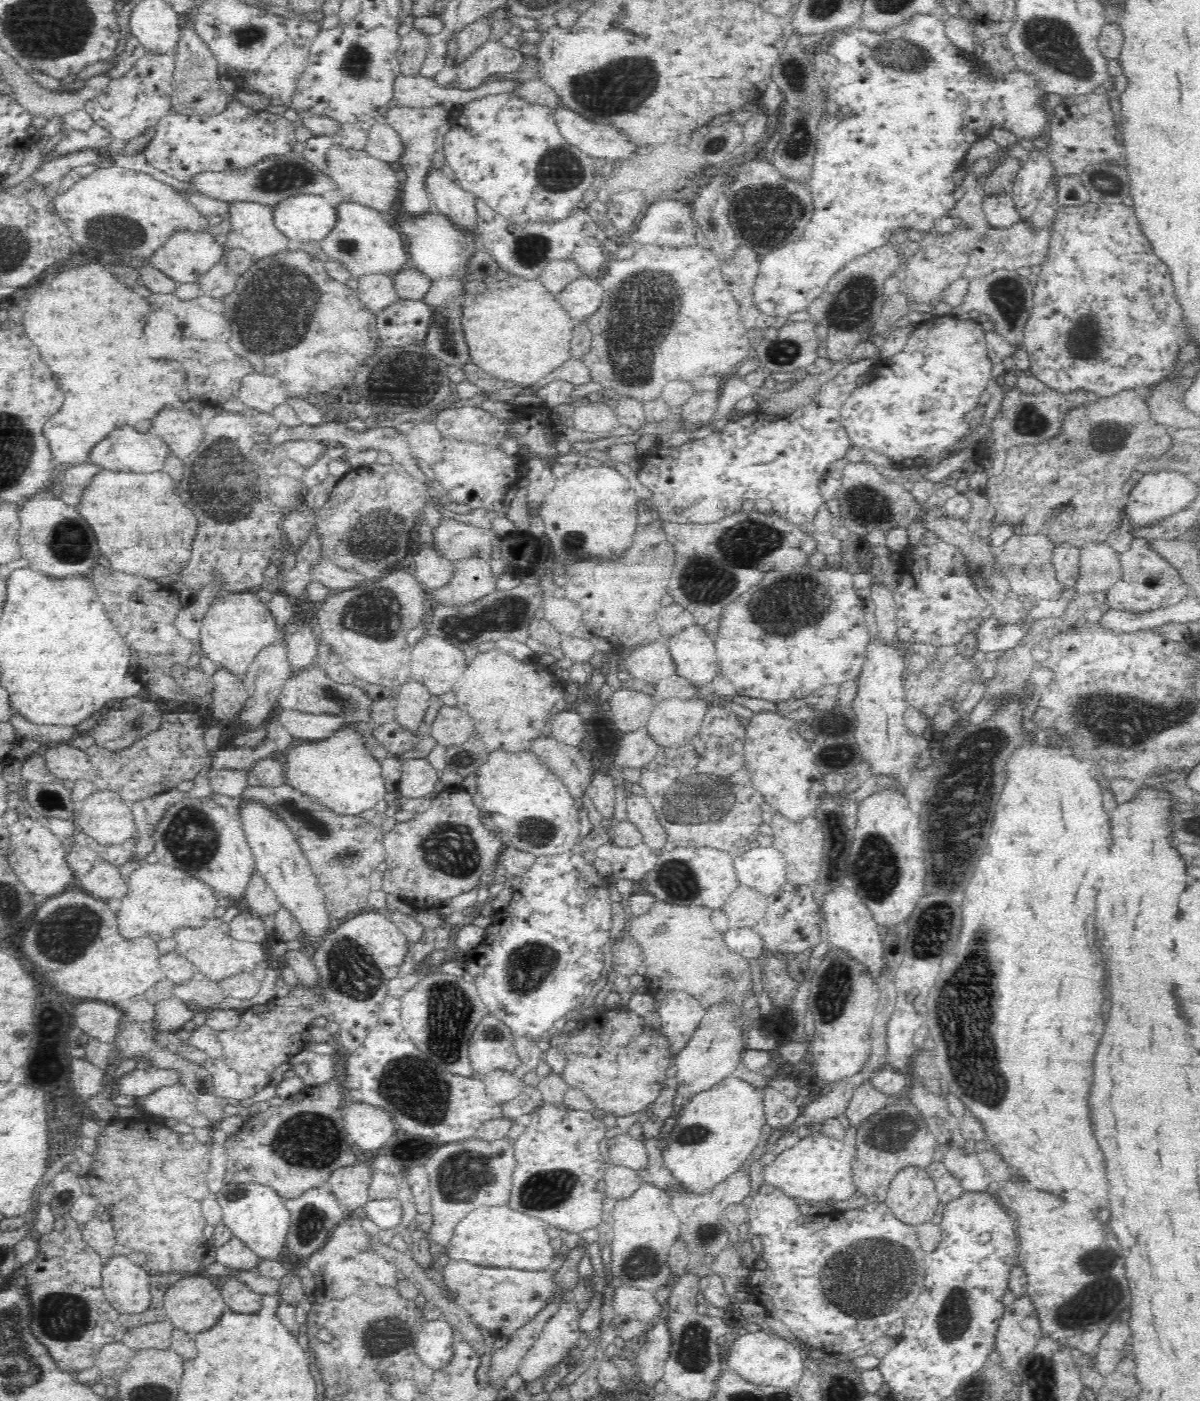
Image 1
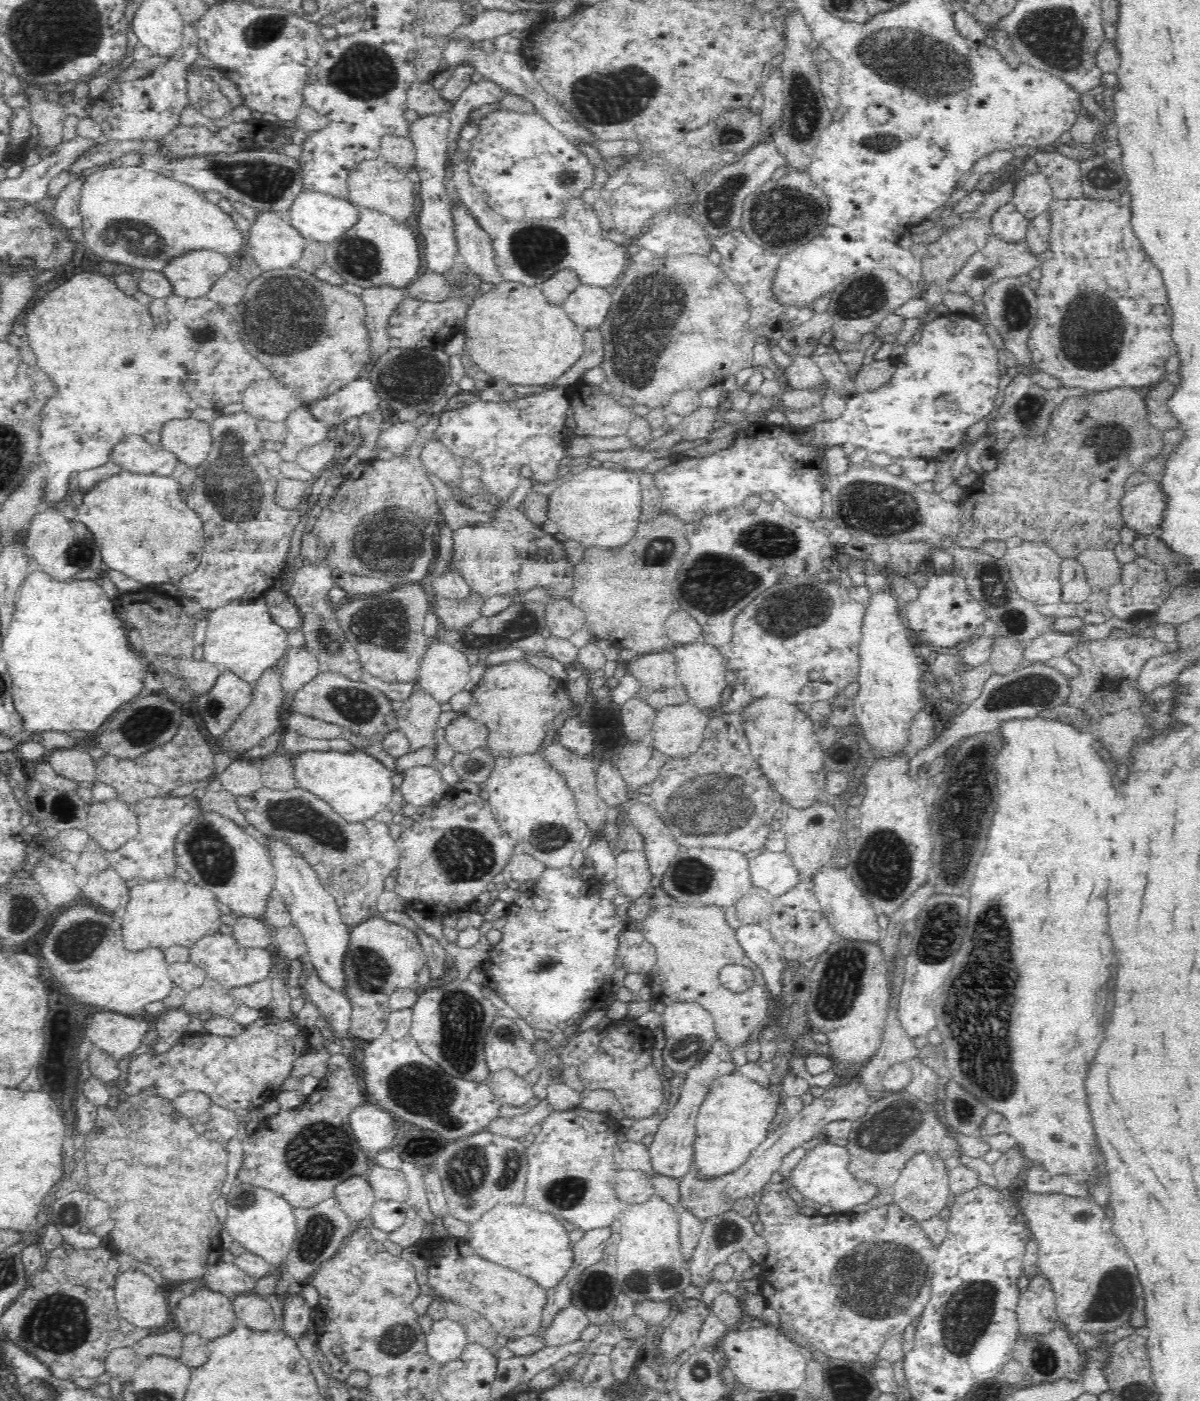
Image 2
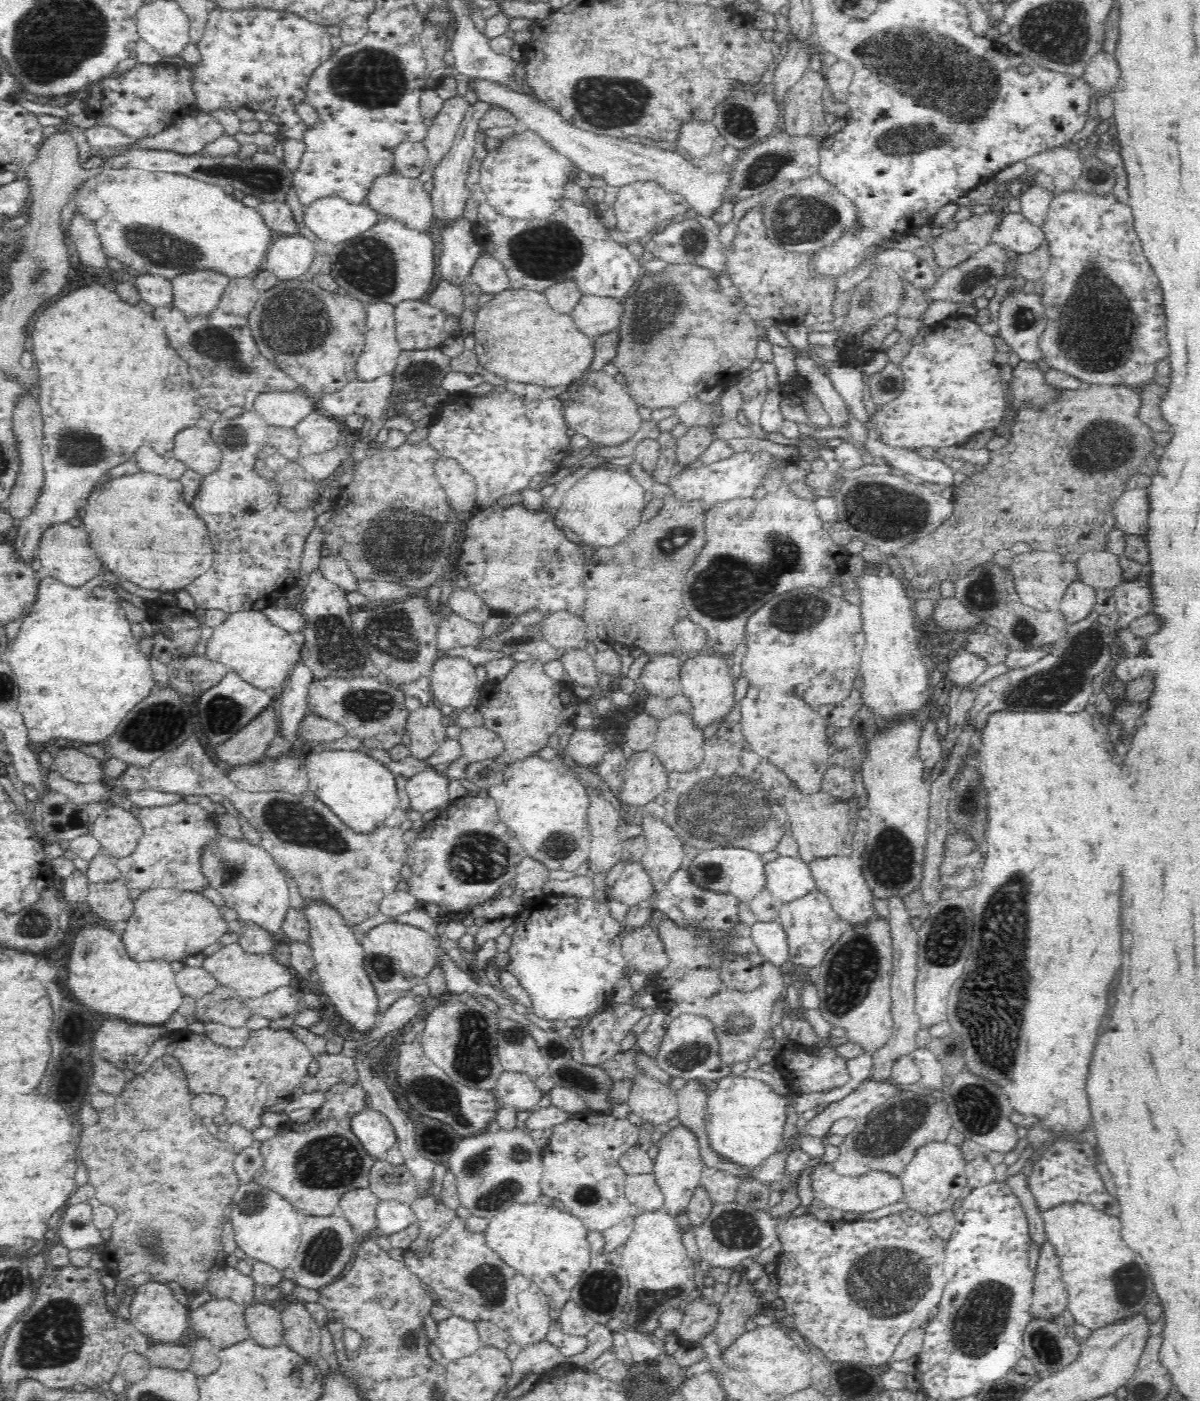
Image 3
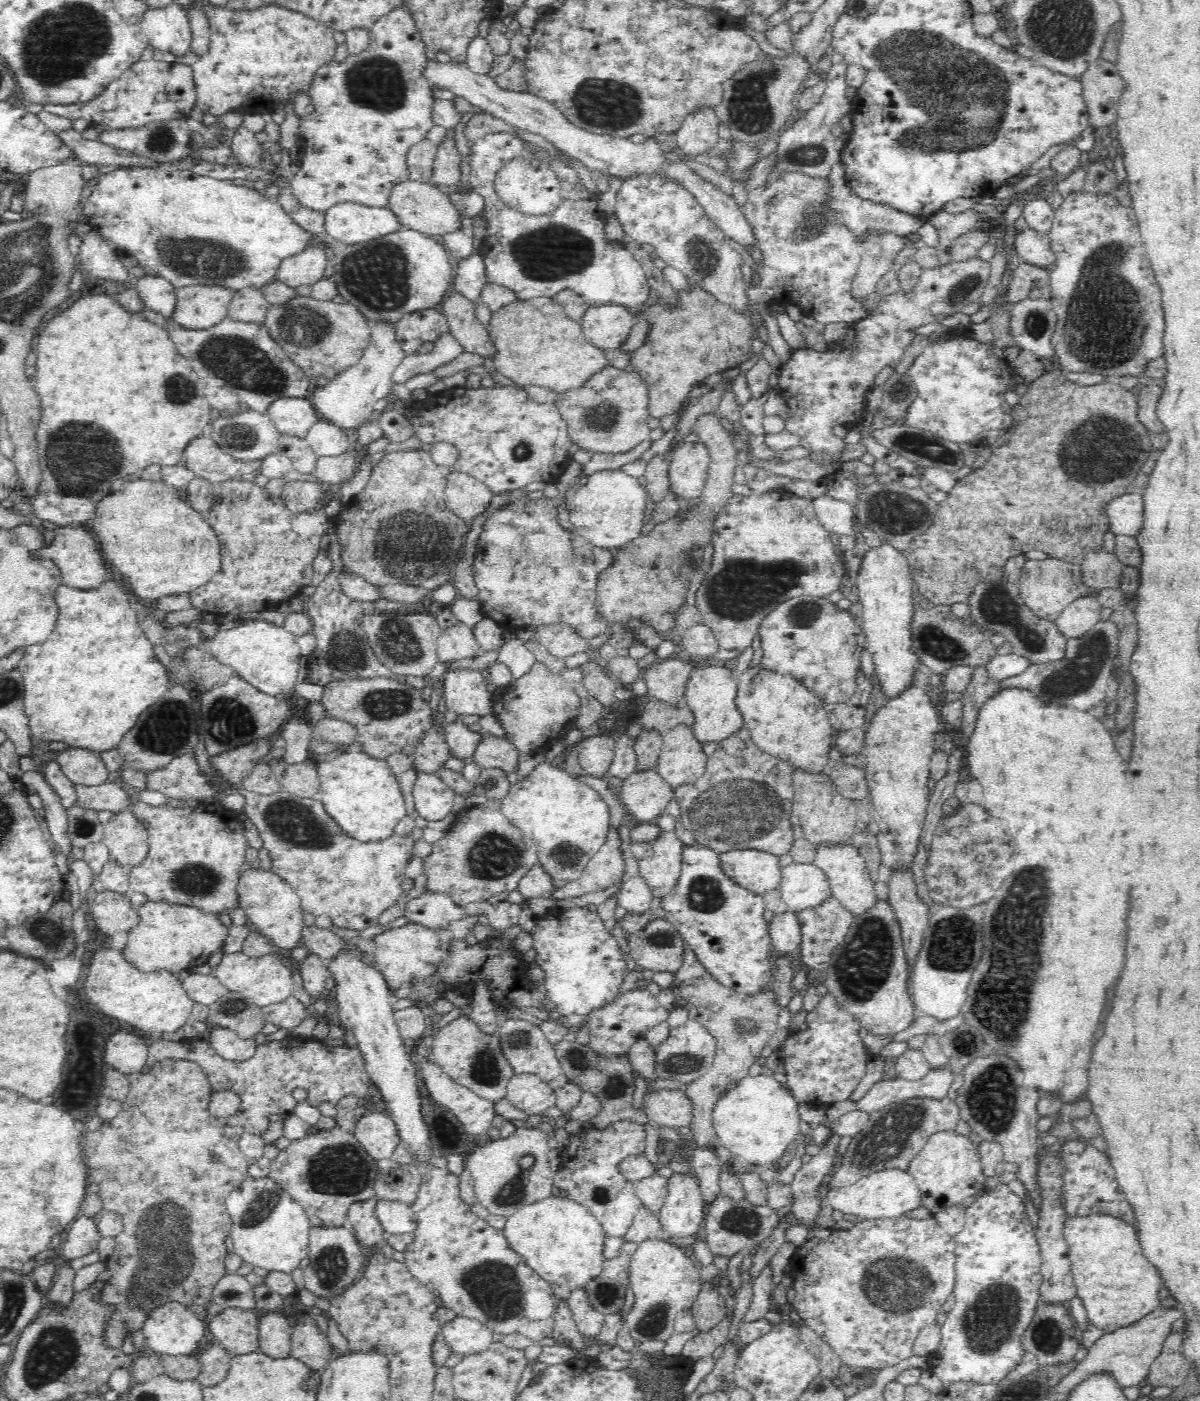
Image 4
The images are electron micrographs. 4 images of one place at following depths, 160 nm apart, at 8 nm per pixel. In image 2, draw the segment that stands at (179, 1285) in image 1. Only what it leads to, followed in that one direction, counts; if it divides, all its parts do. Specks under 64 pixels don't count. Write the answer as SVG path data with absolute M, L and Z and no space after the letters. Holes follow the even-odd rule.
M205 1286L196 1288L188 1296L180 1298L175 1304L171 1316L176 1319L177 1328L181 1333L198 1333L205 1341L222 1336L239 1322L234 1309L231 1307L231 1298L221 1294L221 1292L209 1290Z

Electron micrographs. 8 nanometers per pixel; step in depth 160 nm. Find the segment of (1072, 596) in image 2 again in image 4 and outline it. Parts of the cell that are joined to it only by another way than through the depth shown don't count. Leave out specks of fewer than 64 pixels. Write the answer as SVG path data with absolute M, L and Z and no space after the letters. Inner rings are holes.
M1089 589L1088 593L1076 597L1067 607L1064 607L1056 617L1055 623L1067 639L1079 637L1101 620L1101 609L1097 595Z

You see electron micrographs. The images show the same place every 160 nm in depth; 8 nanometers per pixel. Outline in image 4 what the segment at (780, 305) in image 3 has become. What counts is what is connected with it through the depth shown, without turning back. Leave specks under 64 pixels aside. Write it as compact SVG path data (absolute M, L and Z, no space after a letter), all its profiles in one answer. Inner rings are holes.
M780 180L772 186L762 186L749 192L748 200L742 207L746 223L753 230L755 247L760 250L760 264L752 270L752 280L745 284L744 295L757 310L766 303L772 305L798 306L800 312L813 317L818 323L845 322L847 325L866 319L870 312L864 306L866 297L852 296L852 282L861 263L861 246L854 241L848 229L834 227L821 228L819 235L813 229L792 229L806 214L790 214L790 198L806 196L808 202L816 204L822 198L824 182L810 180L806 186L782 186ZM798 190L796 194L792 194ZM818 198L818 200L816 200ZM808 231L808 234L806 234Z

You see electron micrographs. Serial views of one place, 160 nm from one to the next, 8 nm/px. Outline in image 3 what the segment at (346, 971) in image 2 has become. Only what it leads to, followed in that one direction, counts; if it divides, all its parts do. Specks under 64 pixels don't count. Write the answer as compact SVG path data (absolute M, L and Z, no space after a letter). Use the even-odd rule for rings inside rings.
M395 921L368 930L360 940L360 946L364 949L363 971L375 992L376 1018L384 1016L397 998L409 994L414 986L425 982L441 951L438 943L426 931Z

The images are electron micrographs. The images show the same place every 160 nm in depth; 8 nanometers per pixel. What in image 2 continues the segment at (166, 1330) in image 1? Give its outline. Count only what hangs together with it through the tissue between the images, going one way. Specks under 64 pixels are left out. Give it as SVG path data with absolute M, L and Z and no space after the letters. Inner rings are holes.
M178 1328L168 1332L156 1331L140 1338L131 1348L139 1356L164 1354L176 1358L181 1353L183 1335Z

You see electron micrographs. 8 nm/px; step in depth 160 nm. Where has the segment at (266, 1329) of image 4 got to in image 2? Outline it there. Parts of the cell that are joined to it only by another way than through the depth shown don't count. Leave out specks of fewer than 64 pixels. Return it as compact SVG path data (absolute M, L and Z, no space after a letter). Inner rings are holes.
M255 1292L233 1296L231 1307L240 1323L258 1329L258 1331L280 1324L279 1320L274 1317L266 1296L258 1295Z

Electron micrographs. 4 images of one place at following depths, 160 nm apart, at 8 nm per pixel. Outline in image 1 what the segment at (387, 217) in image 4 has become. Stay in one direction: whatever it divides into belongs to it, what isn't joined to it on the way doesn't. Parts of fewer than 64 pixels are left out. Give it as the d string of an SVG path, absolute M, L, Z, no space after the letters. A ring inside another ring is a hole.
M296 195L273 207L272 223L296 244L318 246L336 224L336 208L320 195Z

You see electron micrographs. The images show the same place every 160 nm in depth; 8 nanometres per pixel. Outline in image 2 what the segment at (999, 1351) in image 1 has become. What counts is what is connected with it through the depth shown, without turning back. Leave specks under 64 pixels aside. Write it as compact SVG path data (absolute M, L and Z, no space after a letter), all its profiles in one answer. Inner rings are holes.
M1040 1274L1028 1282L1028 1288L1026 1288L1026 1292L1019 1294L1015 1308L1017 1340L1020 1337L1048 1334L1052 1328L1055 1328L1053 1294L1050 1283L1042 1280Z

